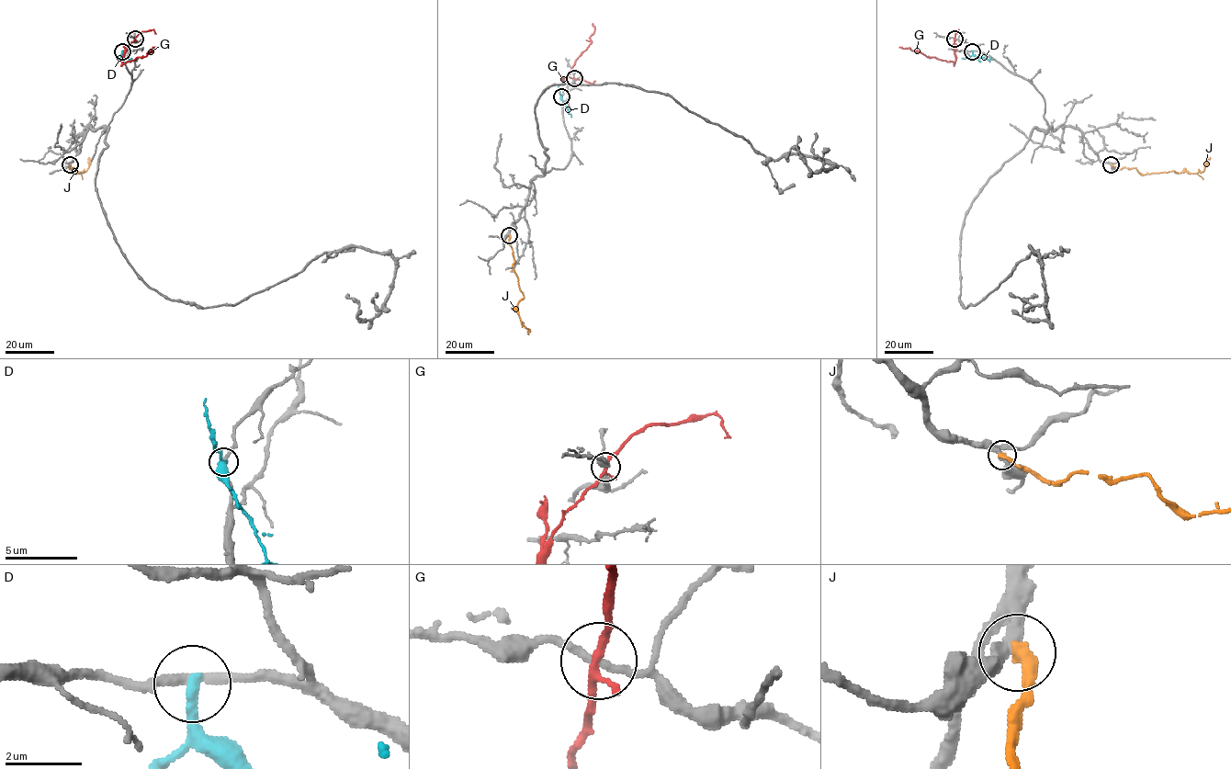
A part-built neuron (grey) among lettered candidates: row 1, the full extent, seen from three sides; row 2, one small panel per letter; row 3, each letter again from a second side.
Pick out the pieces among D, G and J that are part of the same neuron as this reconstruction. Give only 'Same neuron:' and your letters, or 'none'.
Same neuron: none

